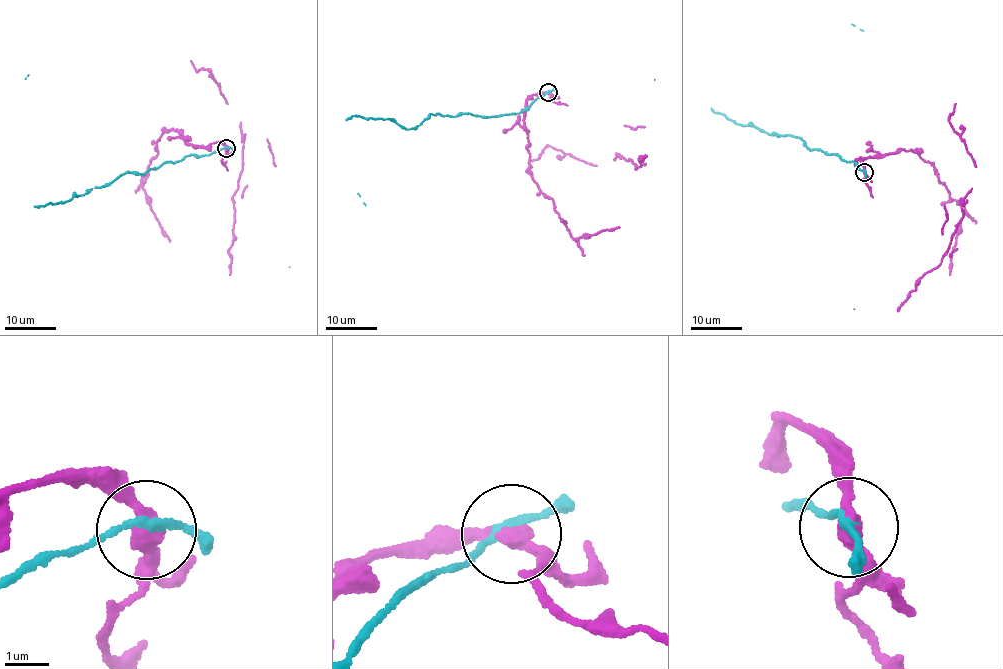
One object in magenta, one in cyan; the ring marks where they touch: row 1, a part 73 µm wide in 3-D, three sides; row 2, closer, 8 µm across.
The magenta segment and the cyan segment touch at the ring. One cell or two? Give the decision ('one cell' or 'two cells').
two cells

